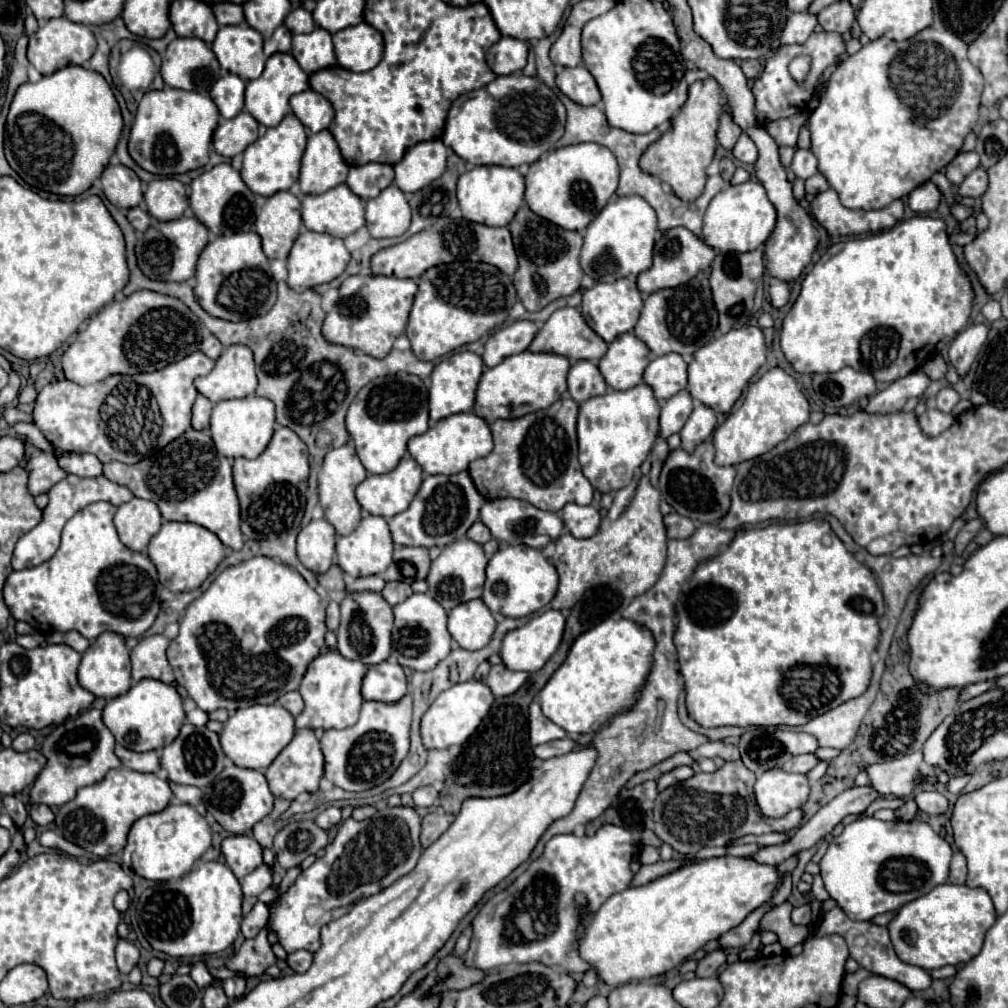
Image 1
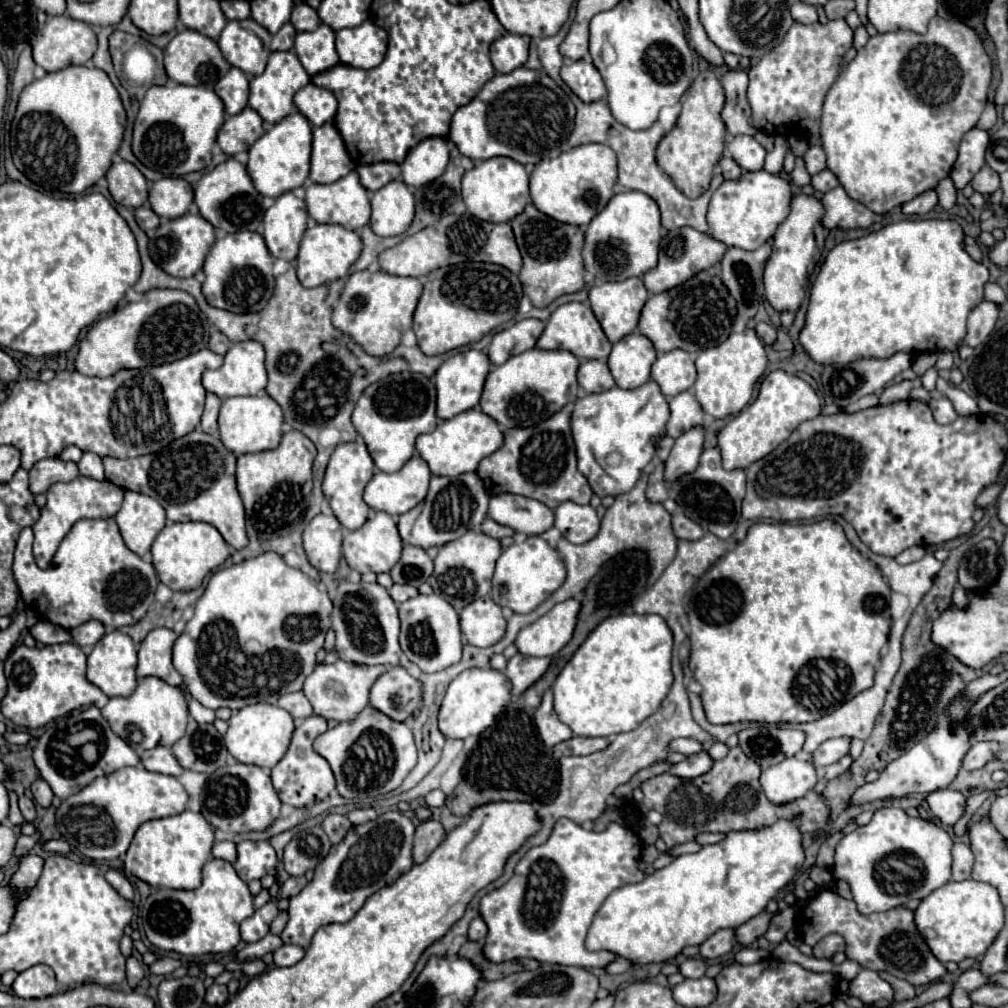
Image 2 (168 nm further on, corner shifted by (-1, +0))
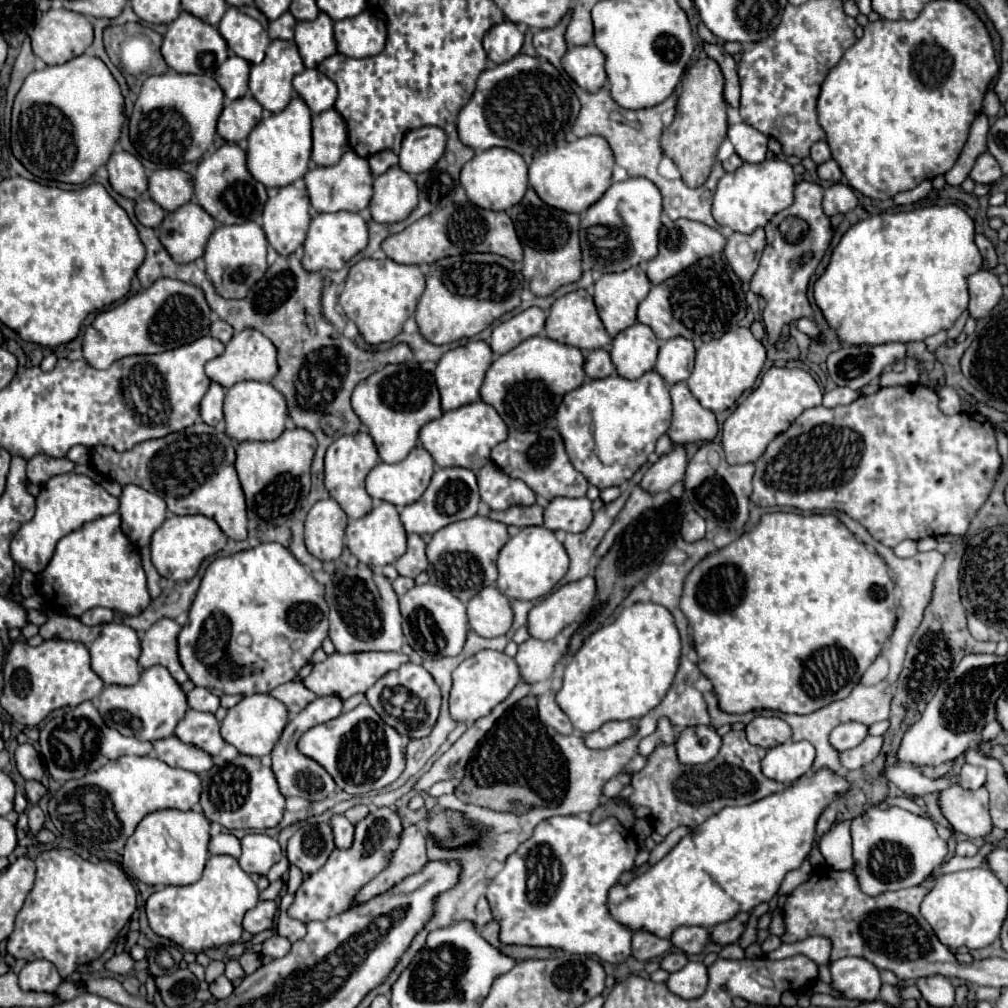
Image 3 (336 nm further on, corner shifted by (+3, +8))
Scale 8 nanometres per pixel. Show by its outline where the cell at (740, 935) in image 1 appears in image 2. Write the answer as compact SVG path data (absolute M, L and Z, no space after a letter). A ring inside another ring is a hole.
M719 929L705 943L701 943L701 955L705 959L719 959L729 955L735 947L735 929Z

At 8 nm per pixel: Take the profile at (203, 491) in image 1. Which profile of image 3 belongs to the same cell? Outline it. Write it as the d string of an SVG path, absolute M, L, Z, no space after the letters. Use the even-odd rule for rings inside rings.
M195 423L167 437L139 443L123 453L97 445L91 447L91 463L103 477L107 475L107 479L117 481L119 485L135 483L161 495L167 499L167 509L175 515L201 513L215 519L227 537L247 539L247 507L235 471L235 449L231 439L211 425Z

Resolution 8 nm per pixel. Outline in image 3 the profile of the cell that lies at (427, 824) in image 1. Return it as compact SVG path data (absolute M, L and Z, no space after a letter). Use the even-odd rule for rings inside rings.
M411 825L403 829L399 837L399 845L391 853L389 865L357 891L353 899L353 907L363 905L369 899L387 893L391 887L401 883L405 877L419 873L427 863L425 845L427 845L427 837L419 825Z

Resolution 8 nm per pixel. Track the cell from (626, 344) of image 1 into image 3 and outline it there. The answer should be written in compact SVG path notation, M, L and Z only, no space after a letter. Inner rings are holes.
M635 323L613 339L611 359L621 377L639 379L655 367L657 351L659 339L655 333L643 323Z

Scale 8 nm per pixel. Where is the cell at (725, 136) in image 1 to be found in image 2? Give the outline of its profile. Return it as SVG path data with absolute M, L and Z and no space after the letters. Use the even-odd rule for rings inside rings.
M727 71L721 79L725 89L725 107L721 119L731 135L757 135L759 129L751 121L751 107L747 101L747 73L745 71Z

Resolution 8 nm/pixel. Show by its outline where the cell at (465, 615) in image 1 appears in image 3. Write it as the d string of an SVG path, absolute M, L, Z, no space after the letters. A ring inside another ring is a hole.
M485 587L467 603L467 617L473 631L481 637L505 635L513 625L509 599L497 587Z

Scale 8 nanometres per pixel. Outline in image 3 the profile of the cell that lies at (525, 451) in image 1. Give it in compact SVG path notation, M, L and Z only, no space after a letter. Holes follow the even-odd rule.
M545 427L539 433L509 433L507 441L493 447L491 459L507 475L525 481L537 495L545 497L547 501L555 497L585 497L587 493L587 479L571 465L563 447L563 439L553 427Z

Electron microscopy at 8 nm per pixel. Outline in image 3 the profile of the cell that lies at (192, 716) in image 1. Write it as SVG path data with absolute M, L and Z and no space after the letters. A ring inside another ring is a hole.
M195 687L191 693L187 693L187 701L189 701L189 707L197 711L215 713L219 707L219 697L205 687Z

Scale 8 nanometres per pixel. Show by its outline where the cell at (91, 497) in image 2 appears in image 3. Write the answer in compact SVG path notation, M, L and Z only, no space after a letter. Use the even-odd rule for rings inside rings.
M77 473L57 475L41 487L41 493L37 497L35 517L31 521L27 521L15 533L15 537L11 541L11 557L19 567L29 569L31 573L41 573L47 567L47 563L51 561L55 545L59 543L61 537L79 529L87 521L111 515L117 509L119 509L119 499L109 495L93 479L89 479L85 475L77 475Z

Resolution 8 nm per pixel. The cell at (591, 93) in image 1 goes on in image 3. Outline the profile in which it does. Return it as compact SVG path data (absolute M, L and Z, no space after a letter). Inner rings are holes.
M595 45L571 47L561 63L567 75L585 91L599 91L607 83L605 57Z

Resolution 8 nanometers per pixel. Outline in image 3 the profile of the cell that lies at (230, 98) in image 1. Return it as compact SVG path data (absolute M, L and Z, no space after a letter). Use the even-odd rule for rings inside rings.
M229 55L229 59L215 71L215 79L221 83L227 99L239 99L249 91L249 63L237 55Z

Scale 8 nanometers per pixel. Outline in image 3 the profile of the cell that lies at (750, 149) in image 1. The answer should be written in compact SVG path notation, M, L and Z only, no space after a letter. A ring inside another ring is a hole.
M737 123L729 127L727 139L735 145L737 155L745 161L745 163L761 163L765 161L765 153L767 153L767 137L757 131L755 127L747 125L747 123Z

